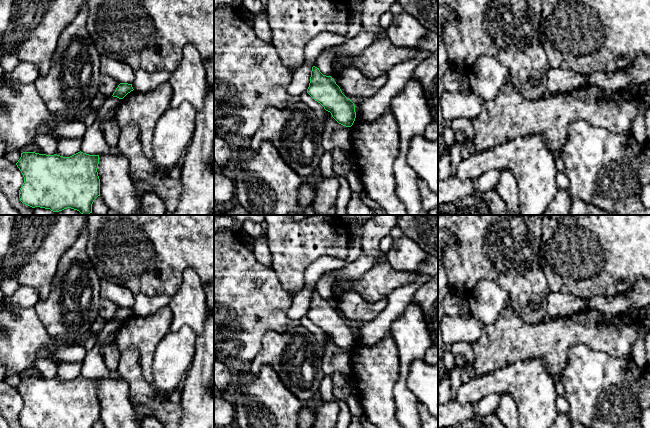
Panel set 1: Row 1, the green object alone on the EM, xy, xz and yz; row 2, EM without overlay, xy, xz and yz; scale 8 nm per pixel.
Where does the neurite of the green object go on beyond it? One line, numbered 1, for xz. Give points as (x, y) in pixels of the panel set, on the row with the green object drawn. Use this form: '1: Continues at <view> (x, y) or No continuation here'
1: No continuation here

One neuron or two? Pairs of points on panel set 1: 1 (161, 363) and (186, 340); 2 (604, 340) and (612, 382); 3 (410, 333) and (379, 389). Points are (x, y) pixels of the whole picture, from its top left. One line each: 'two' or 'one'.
1: one
2: two
3: two

